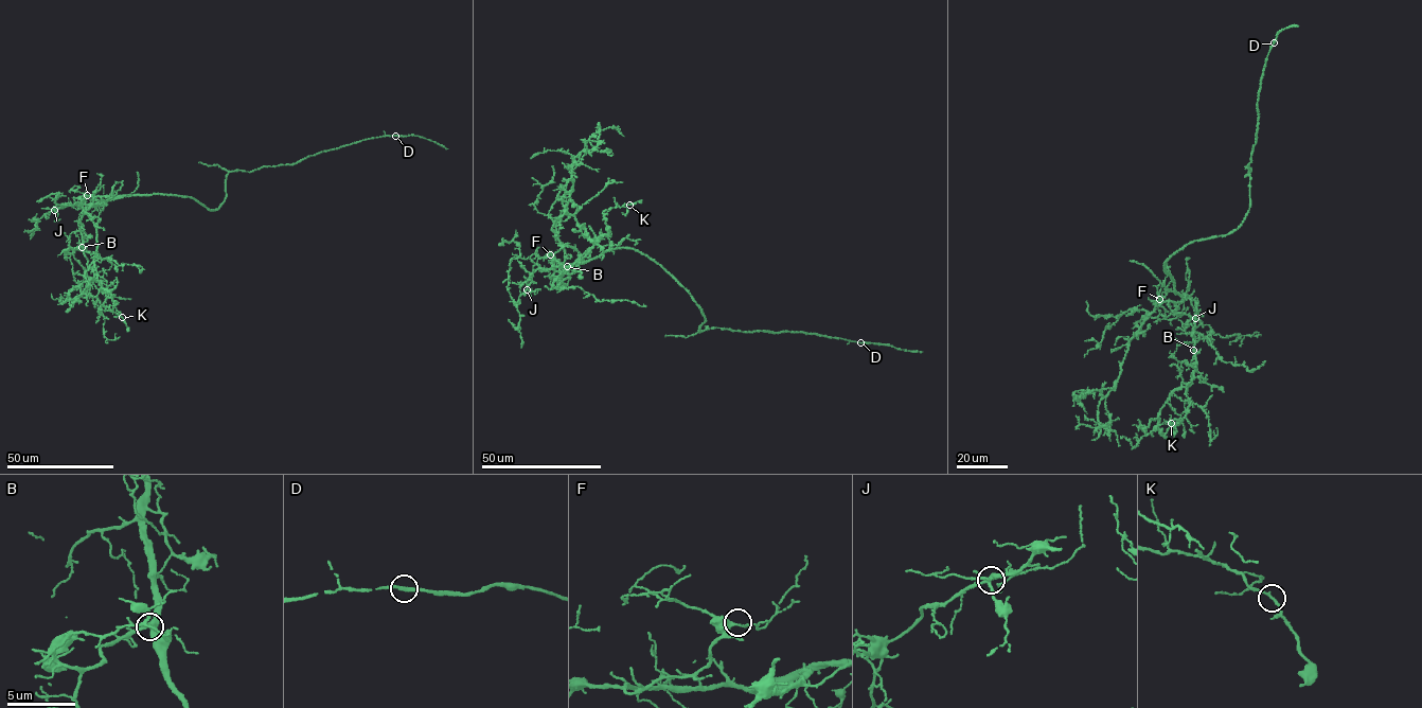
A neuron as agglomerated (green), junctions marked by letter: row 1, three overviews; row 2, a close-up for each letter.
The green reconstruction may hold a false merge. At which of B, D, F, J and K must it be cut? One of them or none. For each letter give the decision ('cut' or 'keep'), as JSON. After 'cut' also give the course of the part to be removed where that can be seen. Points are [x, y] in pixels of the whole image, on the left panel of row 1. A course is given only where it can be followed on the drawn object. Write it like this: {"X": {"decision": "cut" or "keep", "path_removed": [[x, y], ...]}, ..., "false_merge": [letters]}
{"B": {"decision": "keep"}, "D": {"decision": "keep"}, "F": {"decision": "keep"}, "J": {"decision": "keep"}, "K": {"decision": "keep"}, "false_merge": []}

